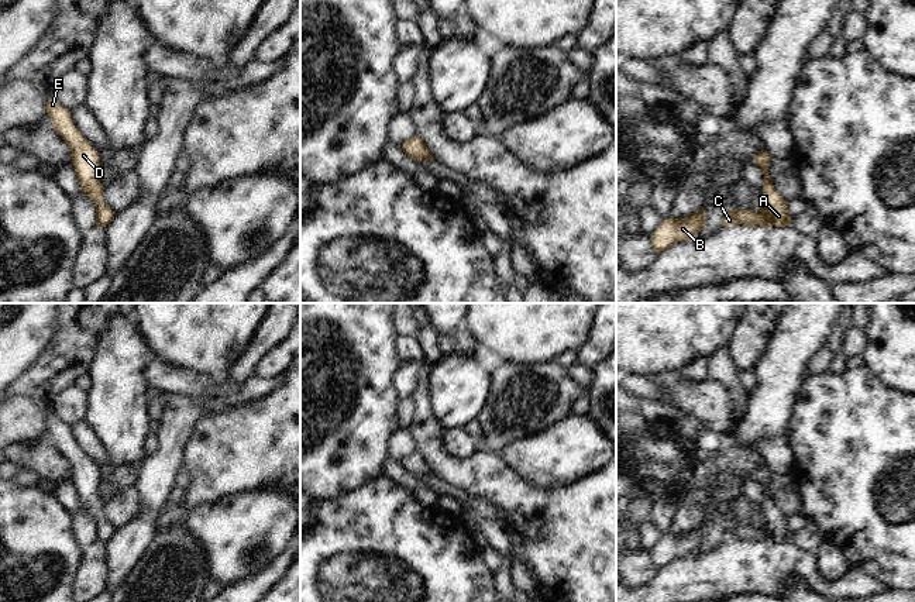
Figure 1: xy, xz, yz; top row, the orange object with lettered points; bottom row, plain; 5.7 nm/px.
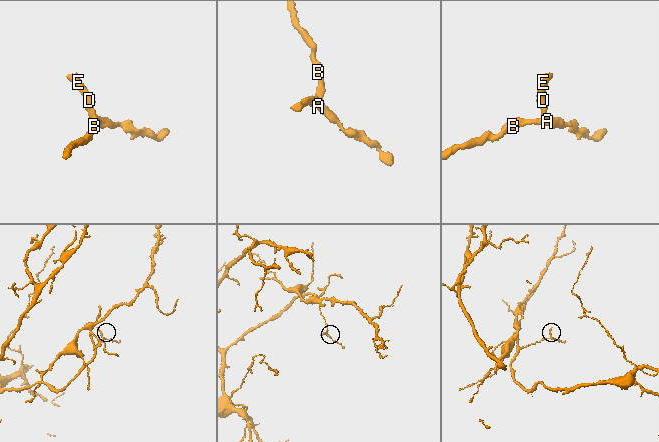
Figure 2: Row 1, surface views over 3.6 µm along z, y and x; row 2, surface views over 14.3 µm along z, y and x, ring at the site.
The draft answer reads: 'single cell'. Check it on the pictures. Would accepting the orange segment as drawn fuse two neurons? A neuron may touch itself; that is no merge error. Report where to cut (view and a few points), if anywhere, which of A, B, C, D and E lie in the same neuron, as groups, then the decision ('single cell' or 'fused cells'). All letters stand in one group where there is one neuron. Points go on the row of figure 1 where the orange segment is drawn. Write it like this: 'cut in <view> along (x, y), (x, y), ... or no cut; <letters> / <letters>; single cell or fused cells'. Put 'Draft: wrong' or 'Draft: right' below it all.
no cut; A B C D E; single cell
Draft: right

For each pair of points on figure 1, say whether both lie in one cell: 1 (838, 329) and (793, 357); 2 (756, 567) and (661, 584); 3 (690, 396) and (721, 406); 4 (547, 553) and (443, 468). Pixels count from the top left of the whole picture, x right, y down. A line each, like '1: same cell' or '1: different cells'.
1: different cells
2: same cell
3: same cell
4: same cell

